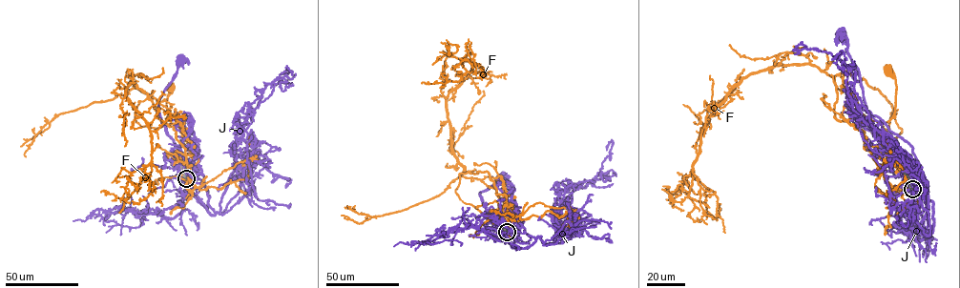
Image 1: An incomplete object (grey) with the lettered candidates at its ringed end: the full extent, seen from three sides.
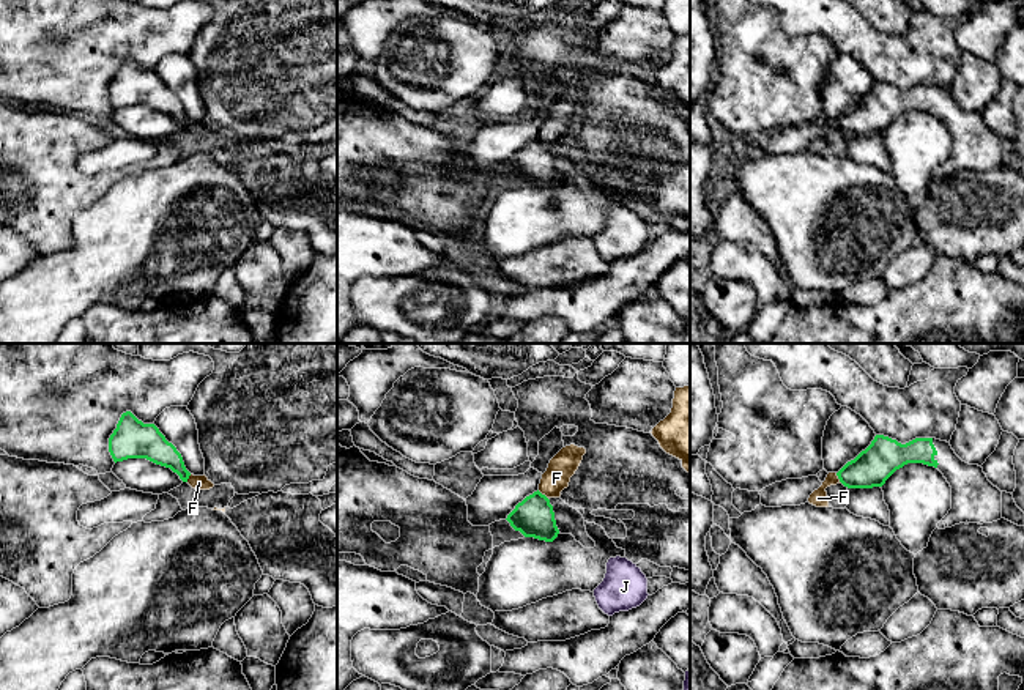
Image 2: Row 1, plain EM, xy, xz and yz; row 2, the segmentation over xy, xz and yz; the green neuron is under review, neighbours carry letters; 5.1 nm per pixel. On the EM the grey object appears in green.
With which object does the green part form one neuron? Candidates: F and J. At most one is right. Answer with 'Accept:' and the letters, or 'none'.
Accept: none

